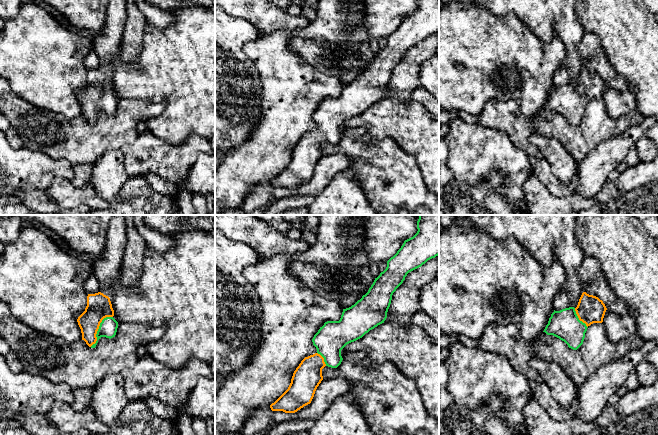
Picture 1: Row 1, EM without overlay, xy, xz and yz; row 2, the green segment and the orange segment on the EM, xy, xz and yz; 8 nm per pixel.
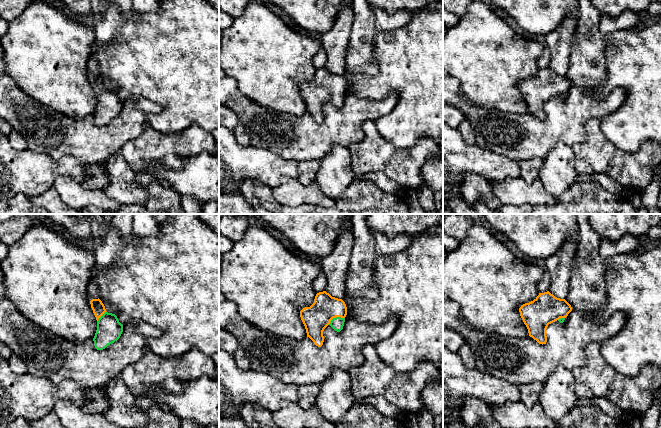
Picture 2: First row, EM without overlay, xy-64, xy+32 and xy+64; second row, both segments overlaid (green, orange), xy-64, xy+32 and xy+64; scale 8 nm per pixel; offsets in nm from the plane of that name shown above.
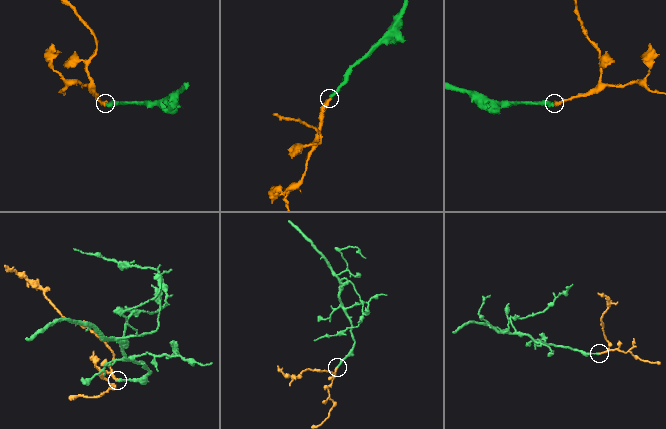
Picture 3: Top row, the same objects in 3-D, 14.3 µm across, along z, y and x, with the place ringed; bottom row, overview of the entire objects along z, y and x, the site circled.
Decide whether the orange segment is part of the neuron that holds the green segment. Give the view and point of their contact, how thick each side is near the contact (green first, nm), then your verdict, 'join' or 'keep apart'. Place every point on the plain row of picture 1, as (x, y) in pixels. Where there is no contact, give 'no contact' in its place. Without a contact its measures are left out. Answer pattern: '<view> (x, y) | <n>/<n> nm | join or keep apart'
xy (98, 105) | 140/200 nm | join

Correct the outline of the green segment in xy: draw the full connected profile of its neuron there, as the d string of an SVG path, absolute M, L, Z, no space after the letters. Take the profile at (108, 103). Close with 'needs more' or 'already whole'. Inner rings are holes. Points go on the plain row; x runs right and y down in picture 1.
M101 68L88 70L85 87L78 93L82 116L95 124L101 113L113 114L118 98L113 94L114 86L110 74Z | needs more

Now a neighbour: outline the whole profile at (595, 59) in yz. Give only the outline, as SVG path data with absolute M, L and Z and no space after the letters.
M585 31L577 48L584 59L583 68L598 73L614 89L634 92L634 87L612 67L595 34Z

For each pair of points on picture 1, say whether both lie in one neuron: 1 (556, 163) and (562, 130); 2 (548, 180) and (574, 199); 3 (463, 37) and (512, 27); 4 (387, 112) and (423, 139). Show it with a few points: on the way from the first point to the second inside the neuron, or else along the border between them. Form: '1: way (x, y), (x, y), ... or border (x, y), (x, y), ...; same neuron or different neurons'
1: border (539, 133), (555, 138), (575, 161); different neurons
2: border (545, 185), (555, 195), (568, 195); different neurons
3: way (475, 37), (500, 37); same neuron
4: way (396, 120), (409, 125), (414, 130); same neuron

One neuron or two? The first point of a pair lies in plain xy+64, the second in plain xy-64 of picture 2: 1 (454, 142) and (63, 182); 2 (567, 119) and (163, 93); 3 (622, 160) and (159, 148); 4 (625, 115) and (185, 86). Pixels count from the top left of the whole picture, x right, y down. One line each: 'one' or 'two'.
1: two
2: two
3: one
4: one

